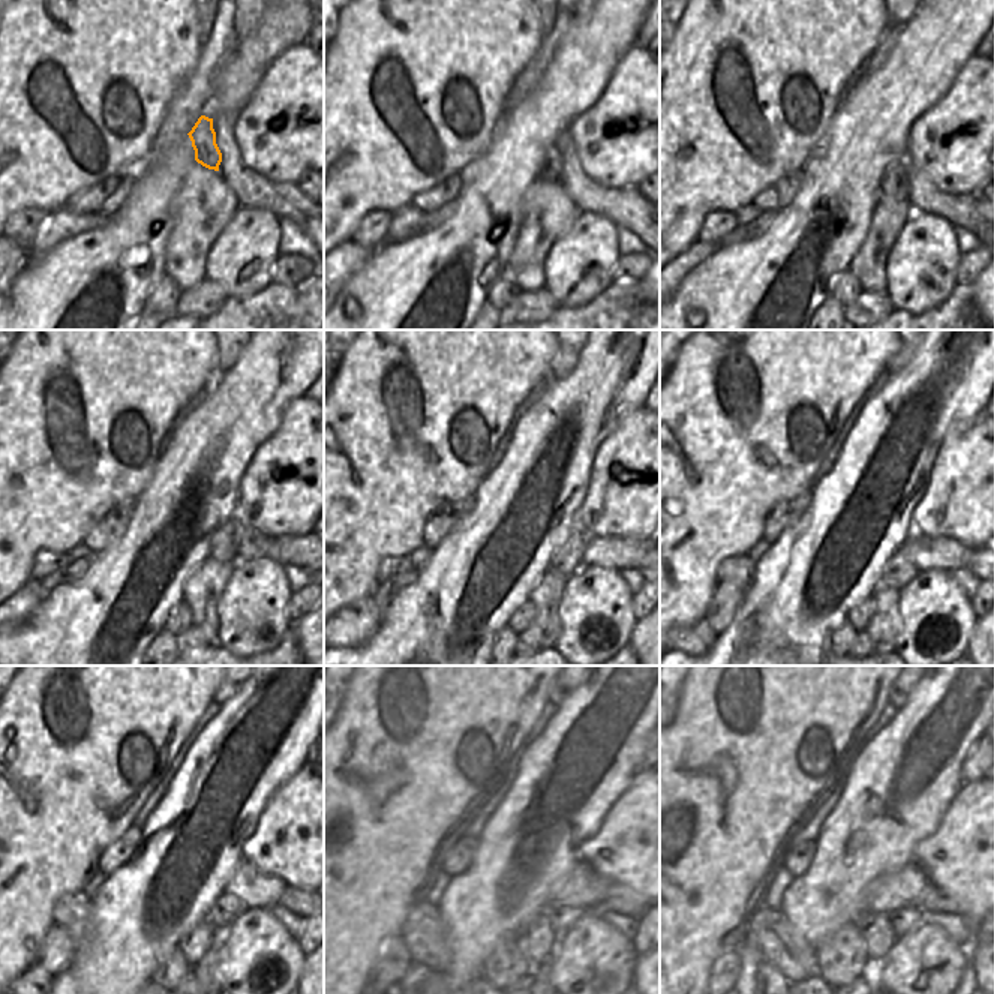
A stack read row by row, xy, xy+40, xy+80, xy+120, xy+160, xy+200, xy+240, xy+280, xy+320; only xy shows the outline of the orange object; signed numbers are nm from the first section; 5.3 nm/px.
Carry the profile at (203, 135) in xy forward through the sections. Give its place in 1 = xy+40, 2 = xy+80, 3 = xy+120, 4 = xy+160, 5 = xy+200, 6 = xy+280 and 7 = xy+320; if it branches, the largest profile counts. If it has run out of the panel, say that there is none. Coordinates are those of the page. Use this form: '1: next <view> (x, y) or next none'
1: next xy+40 (550, 170)
2: next xy+80 (895, 180)
3: next xy+120 (228, 543)
4: next xy+160 (567, 561)
5: next xy+200 (898, 571)
6: next xy+280 (561, 918)
7: next xy+320 (903, 921)

